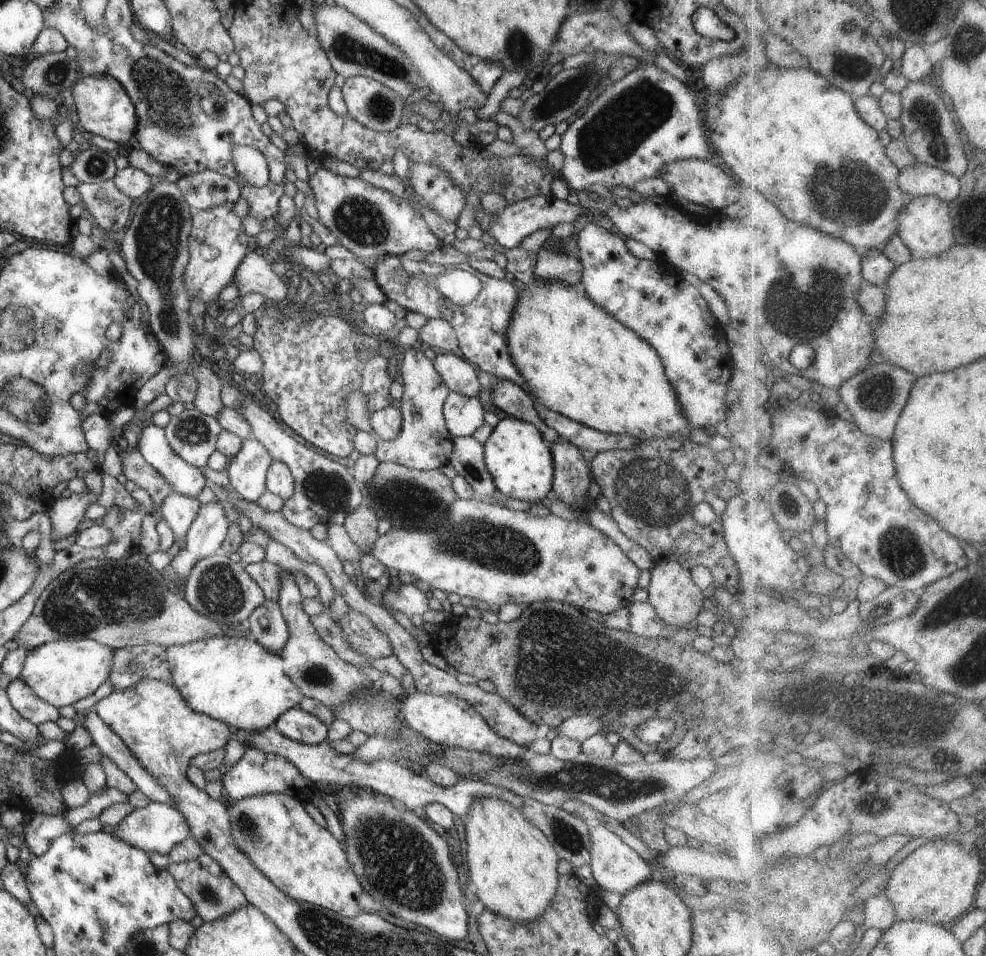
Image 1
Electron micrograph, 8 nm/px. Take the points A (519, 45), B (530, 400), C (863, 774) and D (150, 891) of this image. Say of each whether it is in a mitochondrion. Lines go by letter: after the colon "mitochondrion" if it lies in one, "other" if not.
A: mitochondrion
B: other
C: other
D: other

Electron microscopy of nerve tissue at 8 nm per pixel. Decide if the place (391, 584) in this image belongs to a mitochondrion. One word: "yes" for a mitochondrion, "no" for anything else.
no

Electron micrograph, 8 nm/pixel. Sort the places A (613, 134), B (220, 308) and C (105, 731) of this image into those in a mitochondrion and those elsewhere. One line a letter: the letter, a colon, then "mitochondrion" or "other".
A: mitochondrion
B: other
C: other

